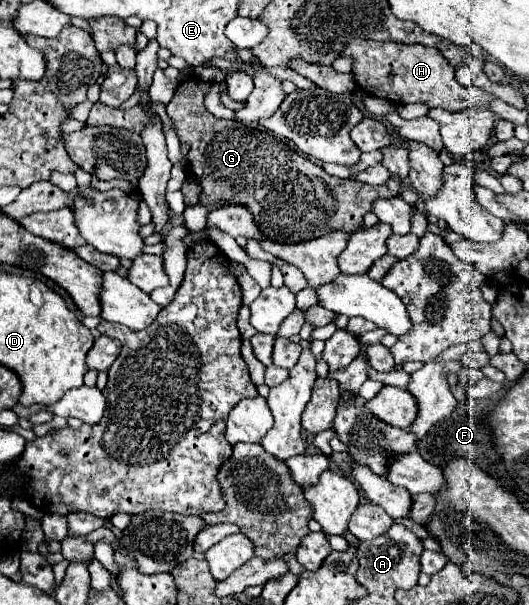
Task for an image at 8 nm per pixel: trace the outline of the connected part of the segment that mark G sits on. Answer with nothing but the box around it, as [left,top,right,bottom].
[168,76,400,244]

